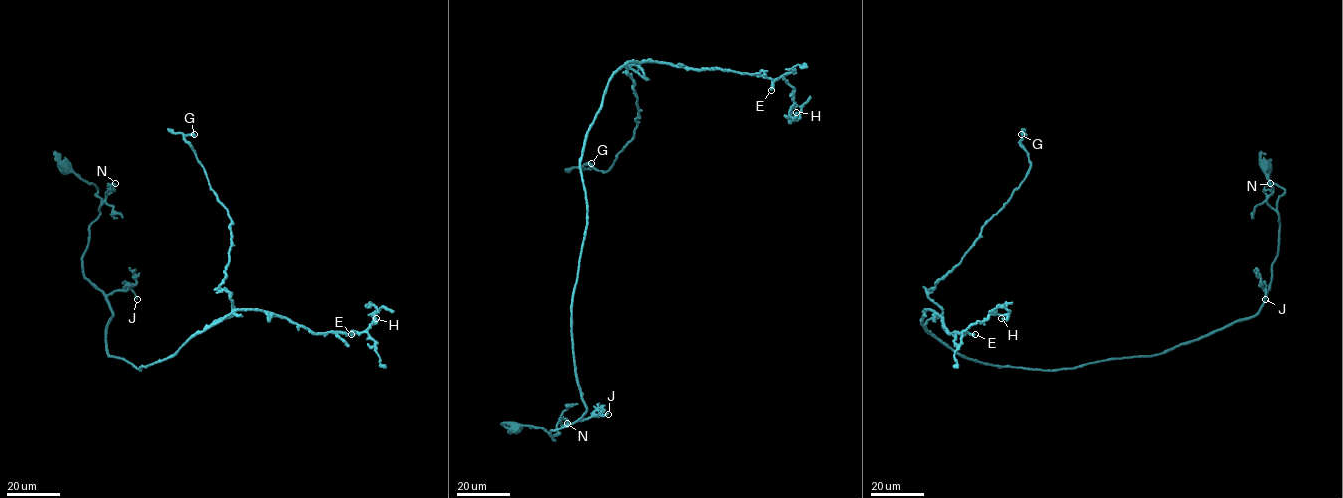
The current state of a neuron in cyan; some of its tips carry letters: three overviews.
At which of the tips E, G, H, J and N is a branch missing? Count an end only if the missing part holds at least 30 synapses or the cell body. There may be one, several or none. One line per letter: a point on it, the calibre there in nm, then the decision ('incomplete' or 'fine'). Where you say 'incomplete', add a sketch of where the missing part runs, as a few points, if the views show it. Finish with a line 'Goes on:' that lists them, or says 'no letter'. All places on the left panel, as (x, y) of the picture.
E: at (351, 334); 480 nm thick; incomplete; missing branch runs (351, 334), (344, 326), (345, 312), (353, 310), (349, 311), (350, 314)
G: at (194, 134); 480 nm thick; fine
H: at (376, 318); 360 nm thick; fine
J: at (137, 299); 170 nm thick; fine
N: at (115, 183); 280 nm thick; fine
Goes on: E

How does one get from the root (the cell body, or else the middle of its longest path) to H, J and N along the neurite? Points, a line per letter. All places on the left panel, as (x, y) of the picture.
H: (64, 167), (101, 199), (82, 274), (113, 312), (110, 356), (141, 370), (237, 309), (315, 333), (376, 318)
J: (64, 167), (93, 183), (101, 199), (100, 215), (89, 227), (82, 274), (106, 295), (130, 289), (137, 299)
N: (64, 167), (96, 187), (96, 195), (101, 199), (99, 209), (115, 183)

